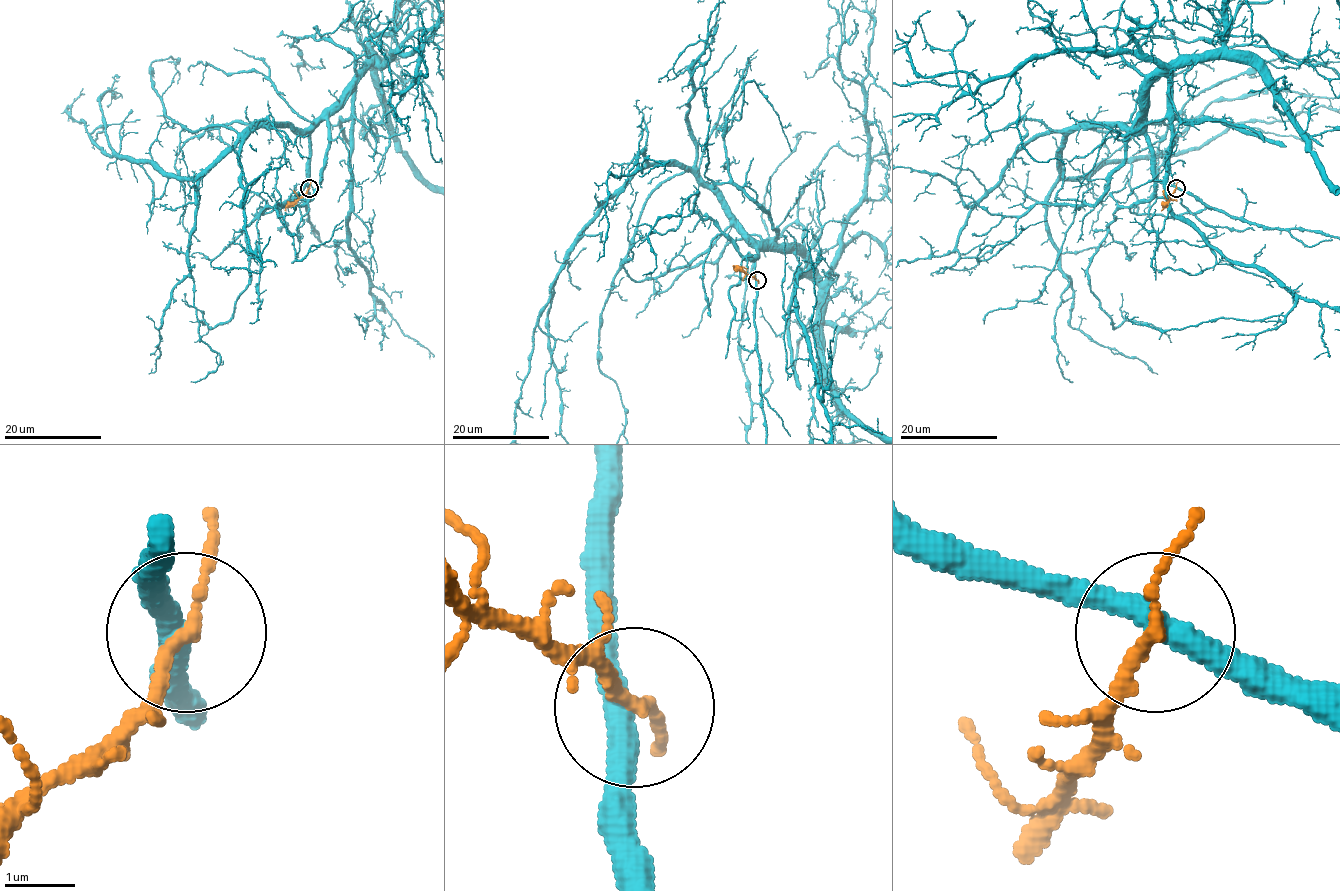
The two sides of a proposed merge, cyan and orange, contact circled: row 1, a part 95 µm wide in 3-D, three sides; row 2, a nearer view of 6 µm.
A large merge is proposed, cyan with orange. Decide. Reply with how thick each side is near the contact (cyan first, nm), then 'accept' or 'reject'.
calibres 360 and 160 nm; reject

